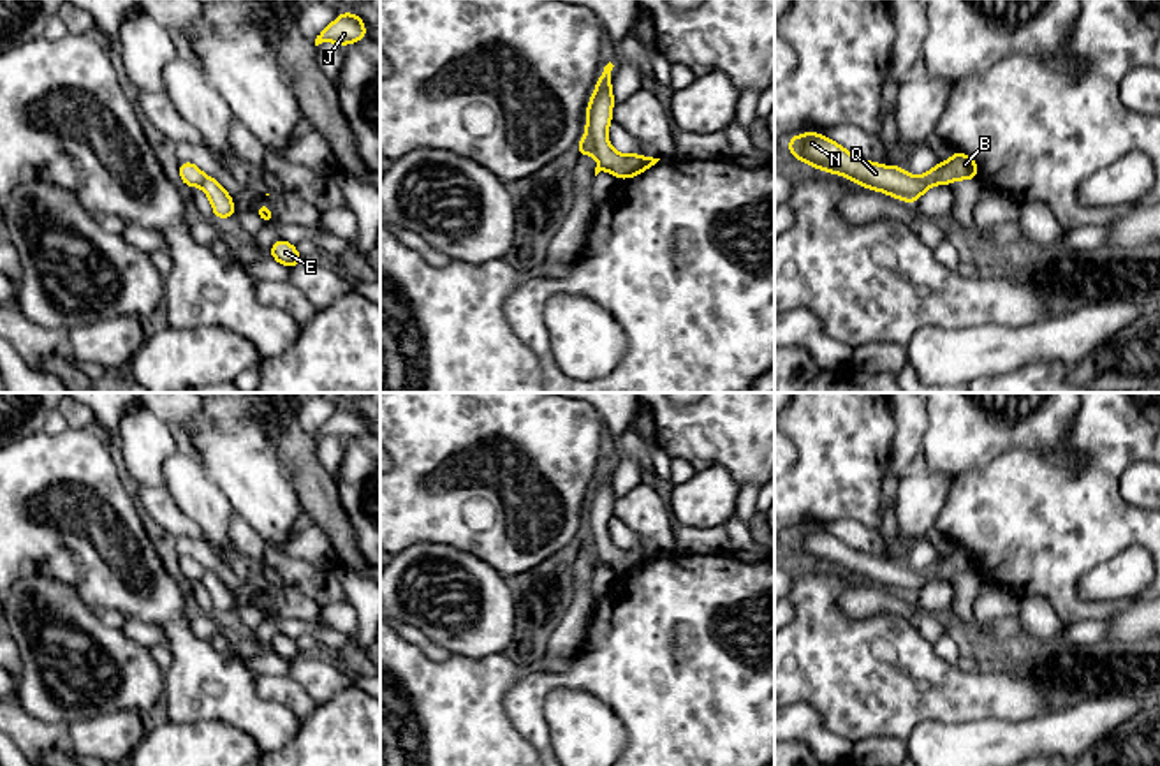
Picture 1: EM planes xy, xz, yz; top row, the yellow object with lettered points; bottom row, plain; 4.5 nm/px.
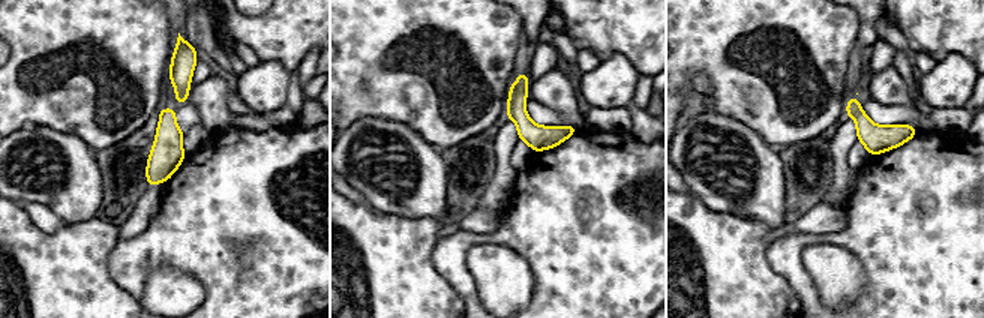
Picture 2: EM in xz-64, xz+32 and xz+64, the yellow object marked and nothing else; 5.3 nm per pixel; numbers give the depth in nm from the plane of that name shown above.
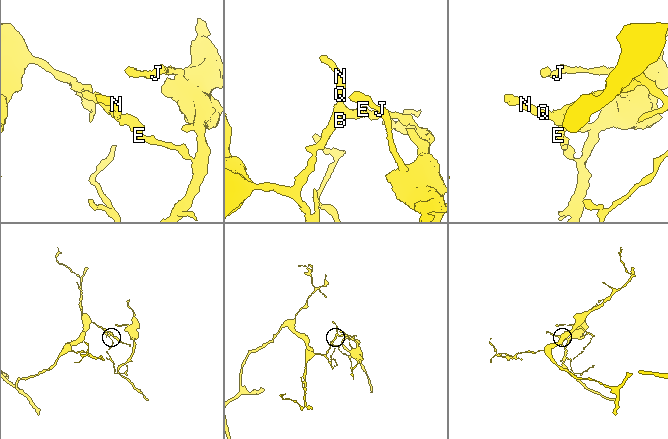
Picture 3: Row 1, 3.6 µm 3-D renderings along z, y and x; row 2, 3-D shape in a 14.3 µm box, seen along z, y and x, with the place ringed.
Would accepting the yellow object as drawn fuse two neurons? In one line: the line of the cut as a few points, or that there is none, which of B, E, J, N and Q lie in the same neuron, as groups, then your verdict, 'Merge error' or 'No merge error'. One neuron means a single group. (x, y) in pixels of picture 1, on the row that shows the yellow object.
Split along xz (587, 131), (595, 154). Groups: B / E J N Q. Merge error

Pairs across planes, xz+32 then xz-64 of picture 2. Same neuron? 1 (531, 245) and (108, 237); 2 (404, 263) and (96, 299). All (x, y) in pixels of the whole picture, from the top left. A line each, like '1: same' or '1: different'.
1: different
2: same

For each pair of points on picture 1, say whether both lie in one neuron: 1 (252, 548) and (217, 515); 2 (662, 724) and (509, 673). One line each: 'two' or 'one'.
1: two
2: two

